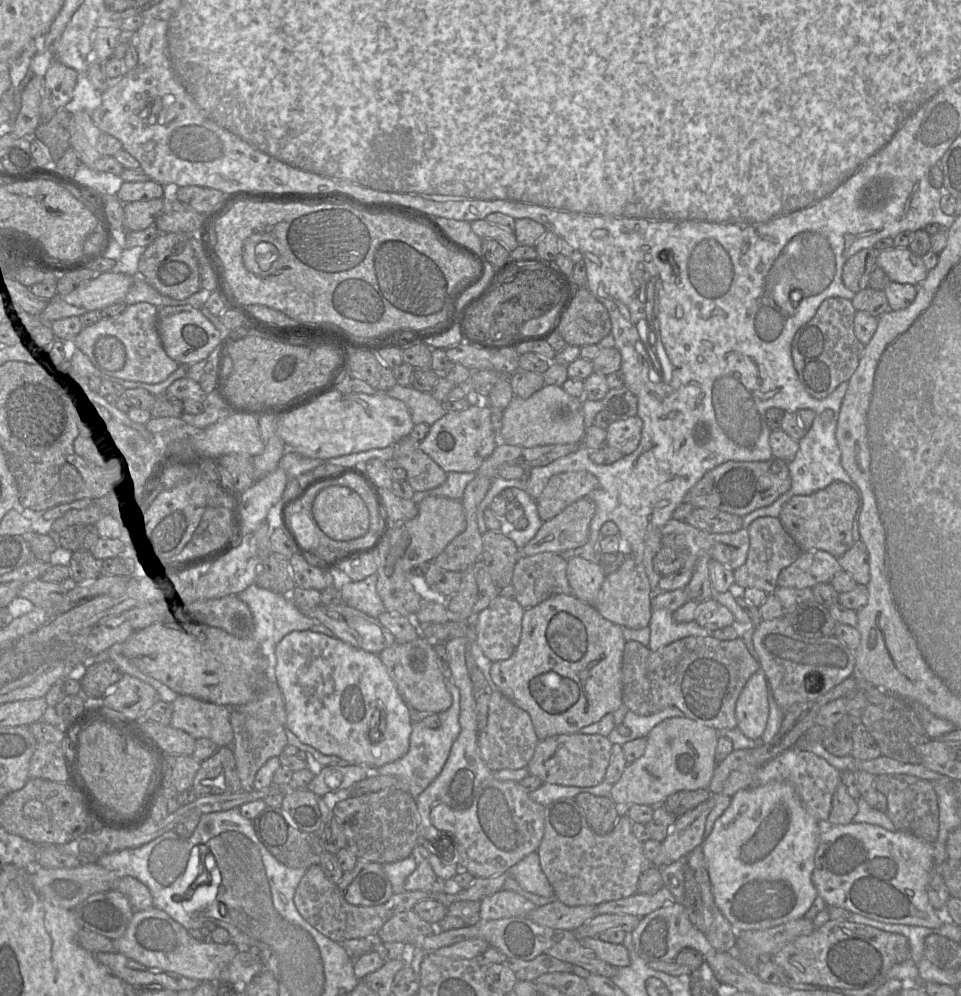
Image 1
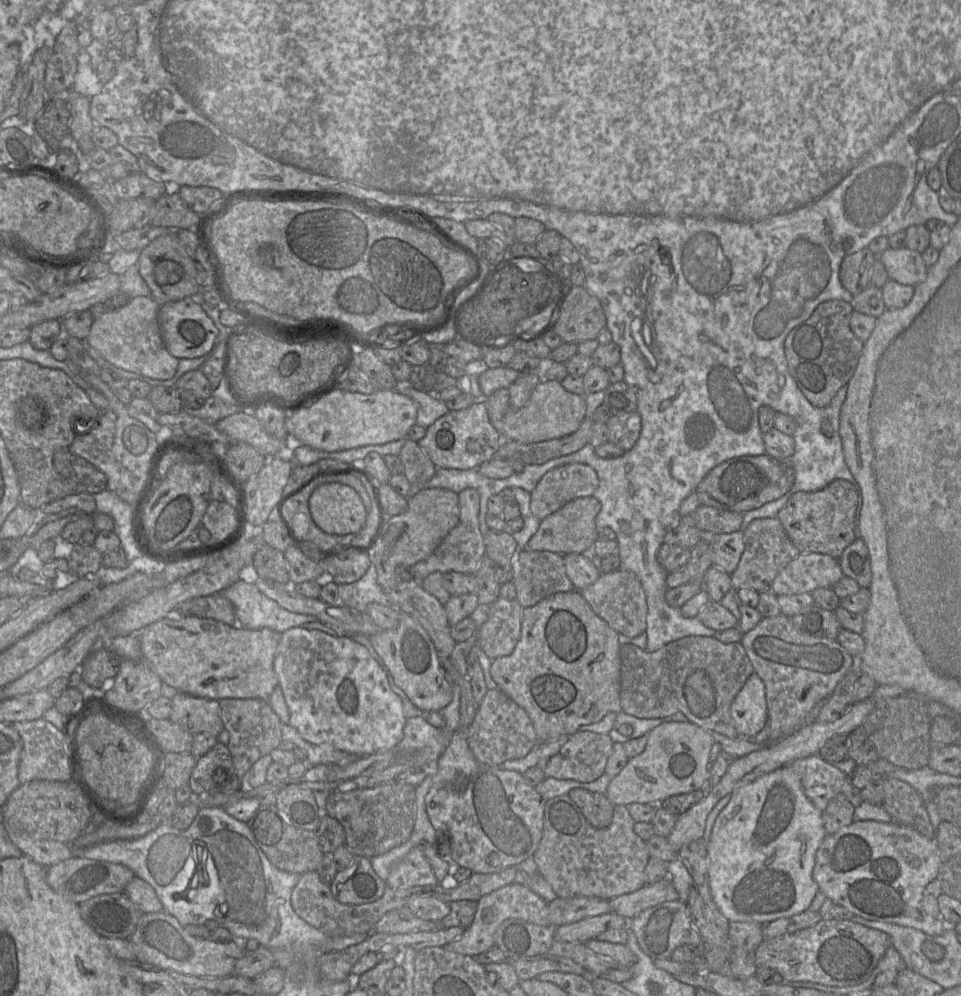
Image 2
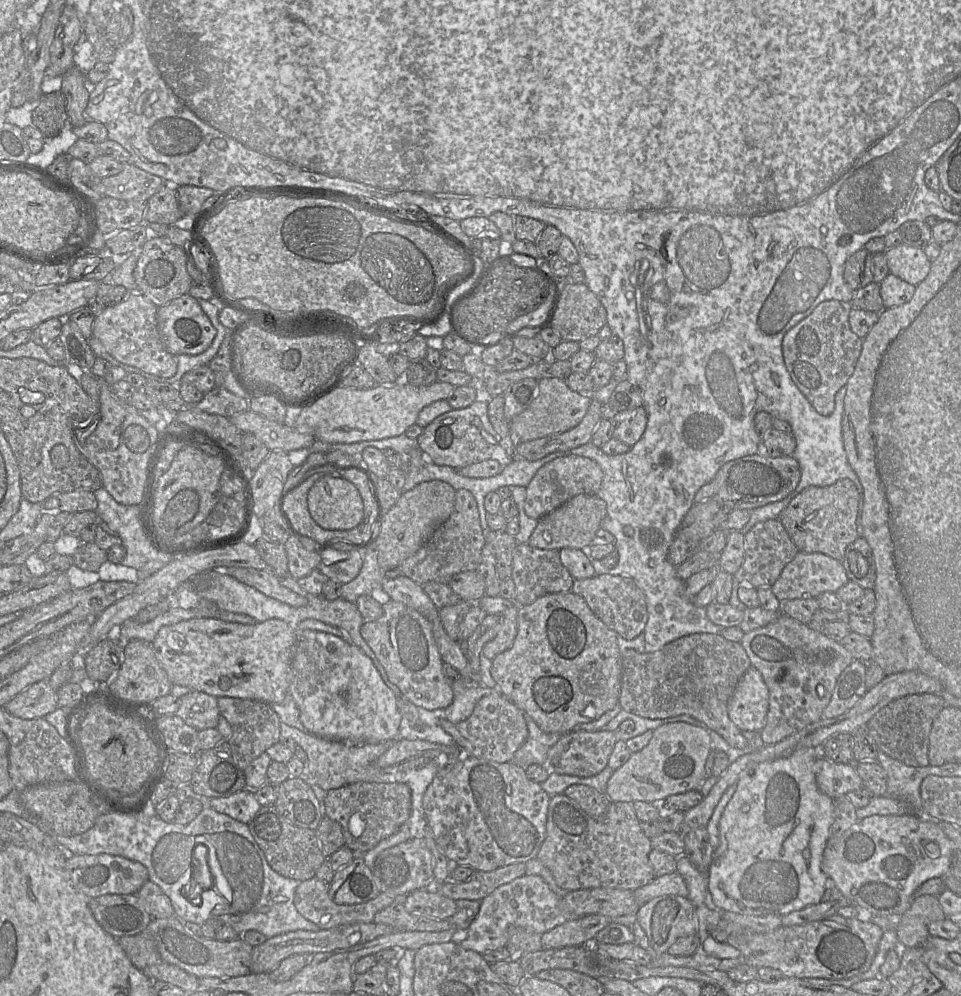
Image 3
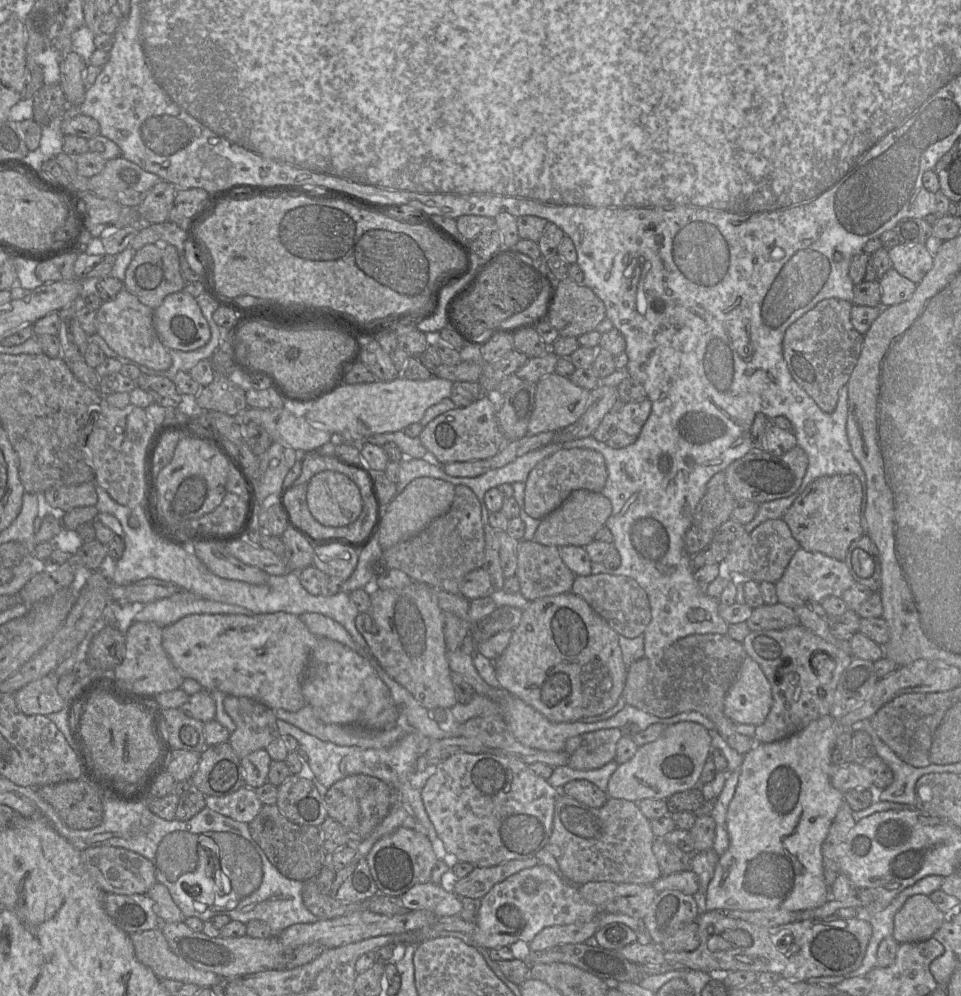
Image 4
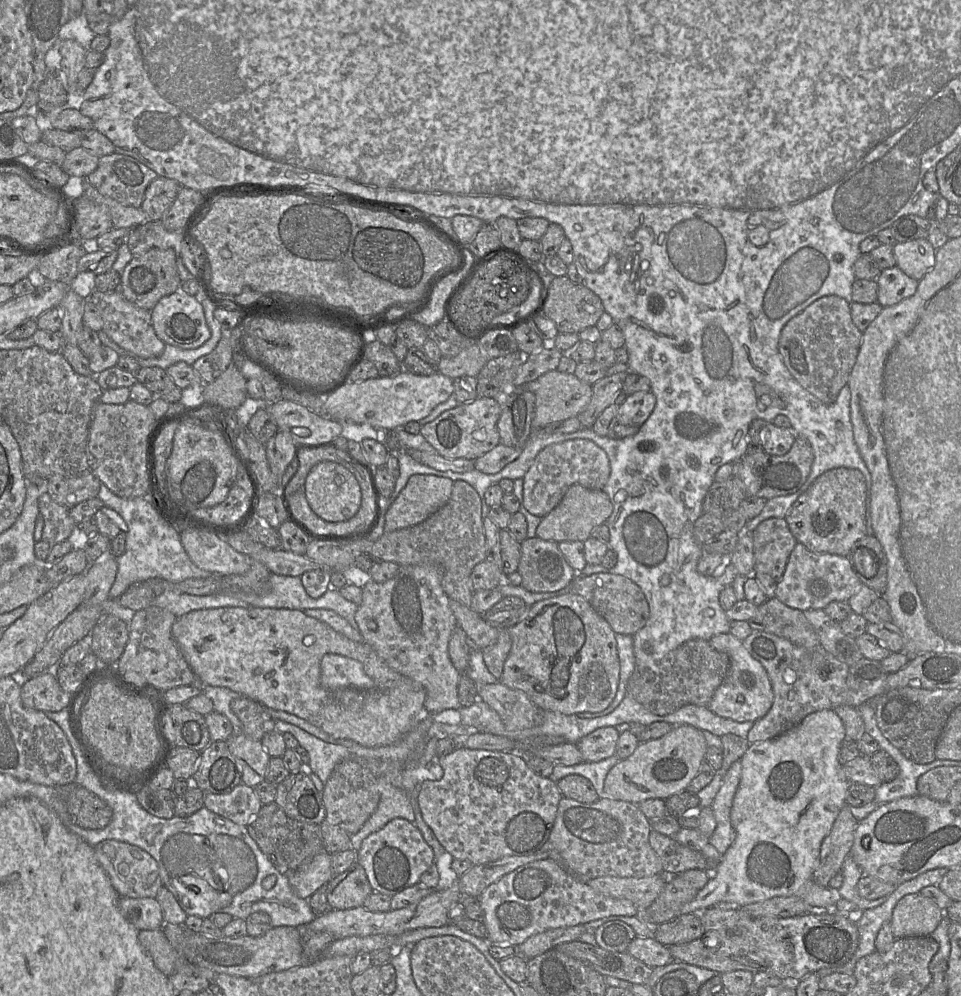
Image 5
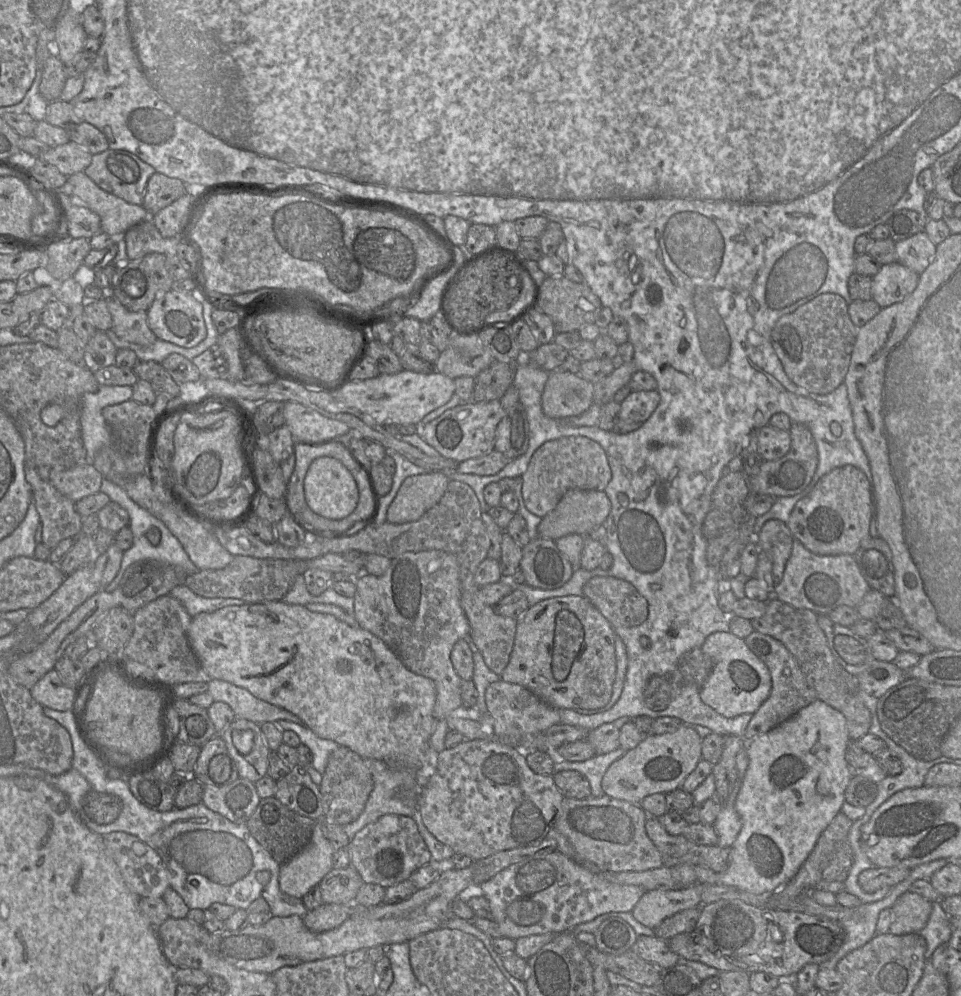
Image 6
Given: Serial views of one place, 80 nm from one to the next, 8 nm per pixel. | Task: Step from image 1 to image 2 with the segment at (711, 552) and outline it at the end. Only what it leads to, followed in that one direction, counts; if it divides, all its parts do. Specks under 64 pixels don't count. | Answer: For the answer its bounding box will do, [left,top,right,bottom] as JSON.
[710,531,744,574]

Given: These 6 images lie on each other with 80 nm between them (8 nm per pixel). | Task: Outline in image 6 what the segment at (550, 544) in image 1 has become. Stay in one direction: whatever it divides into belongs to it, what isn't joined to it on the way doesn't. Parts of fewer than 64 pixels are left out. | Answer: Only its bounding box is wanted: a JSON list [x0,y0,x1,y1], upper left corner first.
[538,490,611,540]

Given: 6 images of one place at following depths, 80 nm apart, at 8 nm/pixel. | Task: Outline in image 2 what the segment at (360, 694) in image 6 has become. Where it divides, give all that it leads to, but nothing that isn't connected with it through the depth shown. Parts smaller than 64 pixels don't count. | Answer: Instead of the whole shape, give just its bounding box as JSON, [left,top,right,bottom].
[138,615,281,701]

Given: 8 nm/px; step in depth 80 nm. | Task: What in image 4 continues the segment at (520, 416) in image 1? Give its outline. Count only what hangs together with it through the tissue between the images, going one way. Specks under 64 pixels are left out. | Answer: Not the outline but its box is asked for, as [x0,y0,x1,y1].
[528,373,591,435]

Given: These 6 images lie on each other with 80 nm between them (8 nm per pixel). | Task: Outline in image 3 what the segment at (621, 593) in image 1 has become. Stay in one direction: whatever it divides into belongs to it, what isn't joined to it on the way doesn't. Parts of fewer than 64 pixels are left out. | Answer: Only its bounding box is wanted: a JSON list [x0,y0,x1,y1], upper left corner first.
[571,574,648,640]

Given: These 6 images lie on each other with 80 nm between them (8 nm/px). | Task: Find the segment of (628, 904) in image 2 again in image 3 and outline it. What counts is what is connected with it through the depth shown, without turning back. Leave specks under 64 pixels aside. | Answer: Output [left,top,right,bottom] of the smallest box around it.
[633,872,688,906]

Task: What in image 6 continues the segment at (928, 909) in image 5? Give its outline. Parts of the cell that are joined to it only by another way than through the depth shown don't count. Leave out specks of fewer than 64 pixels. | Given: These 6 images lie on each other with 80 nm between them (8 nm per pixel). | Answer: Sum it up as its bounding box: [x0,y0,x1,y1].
[889,892,932,935]

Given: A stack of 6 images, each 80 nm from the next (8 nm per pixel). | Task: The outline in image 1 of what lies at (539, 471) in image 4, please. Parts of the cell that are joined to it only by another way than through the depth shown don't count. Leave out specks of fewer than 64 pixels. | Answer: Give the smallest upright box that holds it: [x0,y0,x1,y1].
[536,471,598,522]

